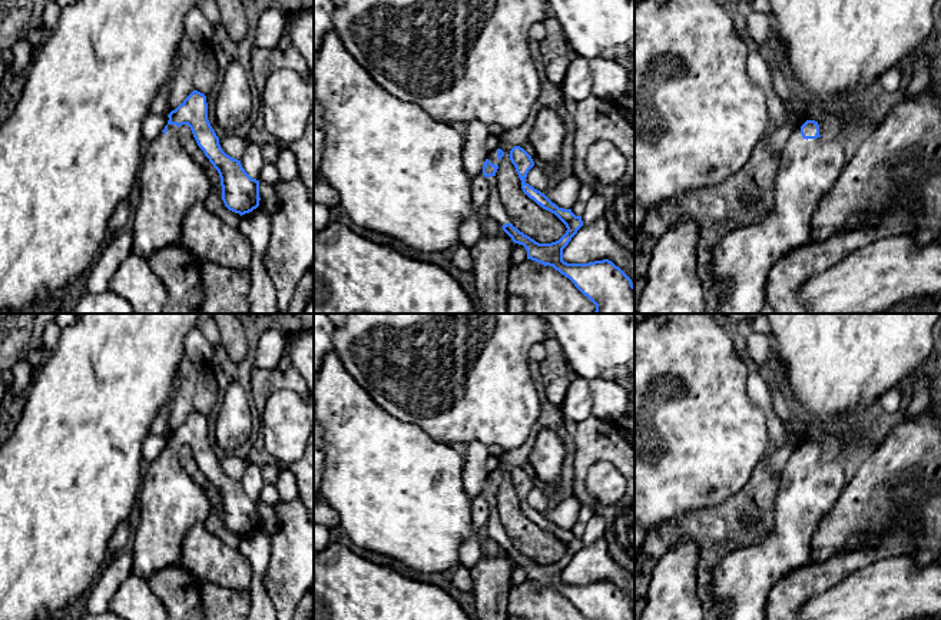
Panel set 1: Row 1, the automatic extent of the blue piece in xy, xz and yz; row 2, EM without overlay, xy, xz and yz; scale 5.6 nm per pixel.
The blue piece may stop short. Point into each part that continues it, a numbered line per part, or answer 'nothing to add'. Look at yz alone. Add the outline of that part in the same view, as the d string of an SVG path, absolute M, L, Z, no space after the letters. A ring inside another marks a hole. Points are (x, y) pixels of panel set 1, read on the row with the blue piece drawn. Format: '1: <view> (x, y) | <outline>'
1: yz (742, 259) | M835 106L828 110L844 123L844 130L829 140L821 137L806 140L801 135L801 127L792 130L775 178L771 210L759 222L730 229L712 248L710 273L719 291L720 314L759 314L766 304L771 269L791 251L812 242L812 215L845 165L844 145L856 122L856 113L851 110Z

